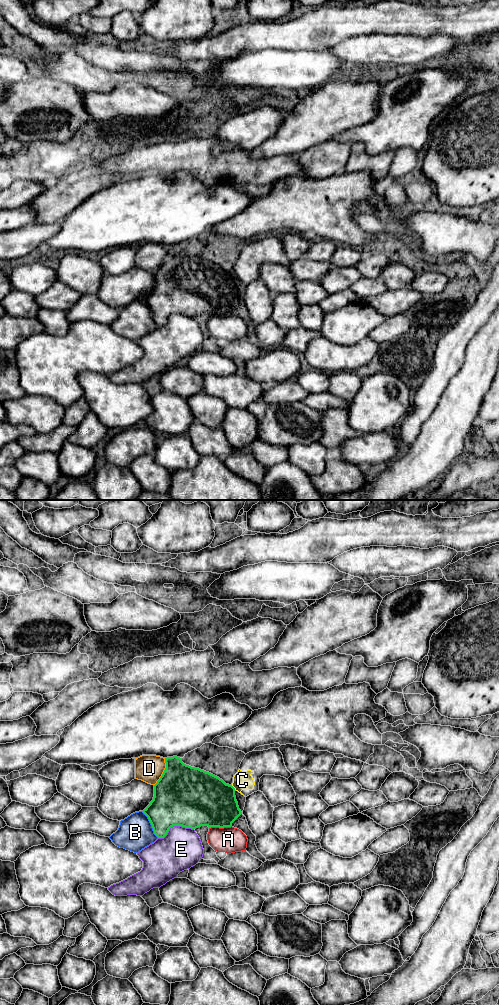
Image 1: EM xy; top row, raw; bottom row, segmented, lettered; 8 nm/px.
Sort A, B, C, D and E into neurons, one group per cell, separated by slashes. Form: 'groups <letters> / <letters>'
groups A / B / C / D / E

